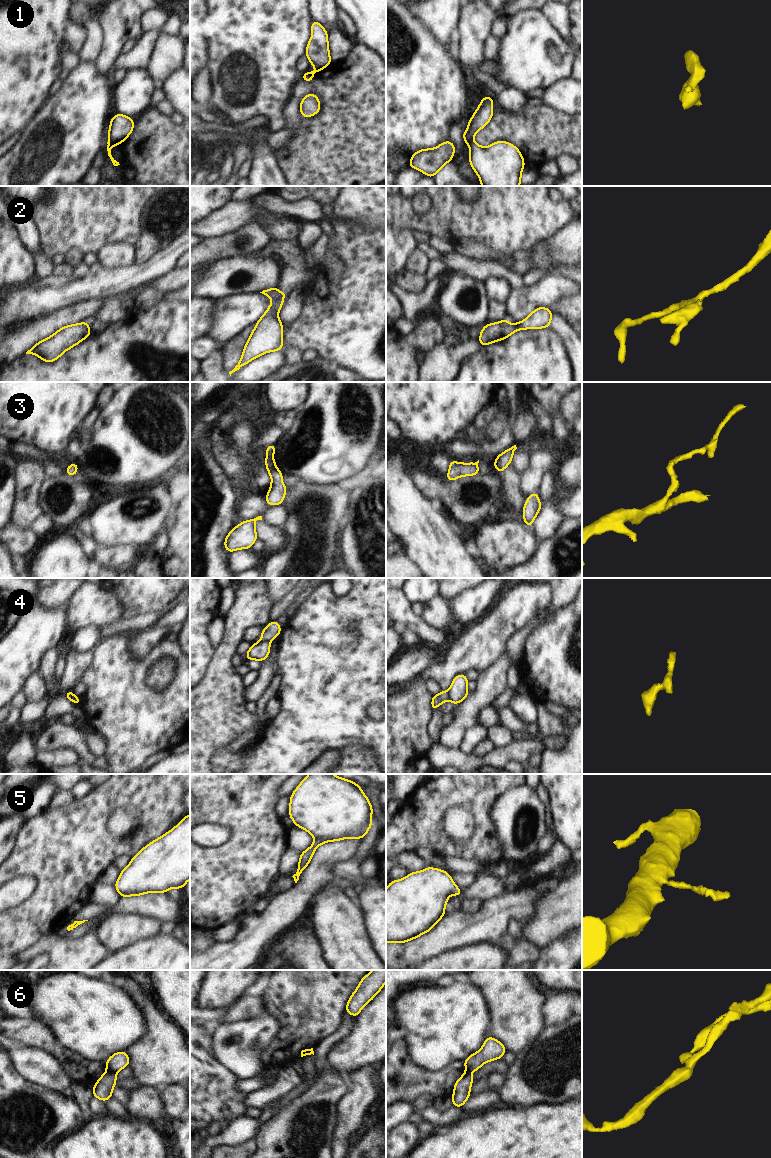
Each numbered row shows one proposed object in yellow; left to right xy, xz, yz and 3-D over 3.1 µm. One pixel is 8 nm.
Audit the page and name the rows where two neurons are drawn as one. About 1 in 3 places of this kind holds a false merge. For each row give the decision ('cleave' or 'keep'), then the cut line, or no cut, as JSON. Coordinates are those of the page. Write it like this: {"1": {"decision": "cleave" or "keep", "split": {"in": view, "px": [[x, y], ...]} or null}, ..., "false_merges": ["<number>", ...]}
{"1": {"decision": "cleave", "split": {"in": "xz", "px": [[306, 72], [313, 75]]}}, "2": {"decision": "keep", "split": null}, "3": {"decision": "keep", "split": null}, "4": {"decision": "cleave", "split": {"in": "xz", "px": [[262, 638], [269, 641]]}}, "5": {"decision": "keep", "split": null}, "6": {"decision": "cleave", "split": {"in": "xy", "px": [[107, 1070], [115, 1074]]}}, "false_merges": ["1", "4", "6"]}

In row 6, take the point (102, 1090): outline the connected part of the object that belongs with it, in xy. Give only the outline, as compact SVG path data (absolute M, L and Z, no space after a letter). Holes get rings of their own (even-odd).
M106 1071L93 1086L93 1095L103 1102L112 1097L112 1089L116 1086L116 1074Z

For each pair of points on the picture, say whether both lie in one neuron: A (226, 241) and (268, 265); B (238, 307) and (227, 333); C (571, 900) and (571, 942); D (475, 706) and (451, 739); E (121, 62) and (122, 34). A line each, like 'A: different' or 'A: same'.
A: different
B: same
C: different
D: same
E: different

